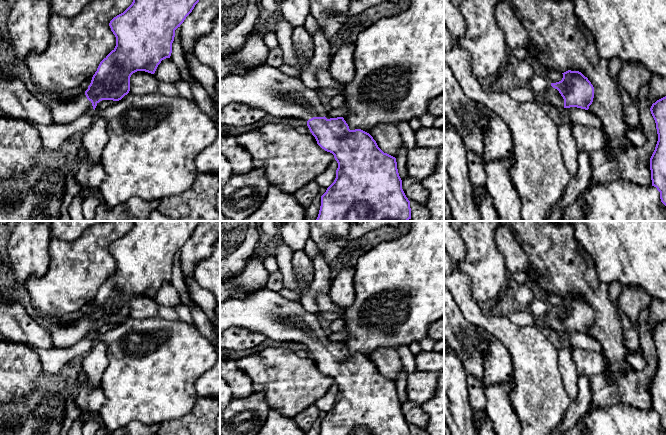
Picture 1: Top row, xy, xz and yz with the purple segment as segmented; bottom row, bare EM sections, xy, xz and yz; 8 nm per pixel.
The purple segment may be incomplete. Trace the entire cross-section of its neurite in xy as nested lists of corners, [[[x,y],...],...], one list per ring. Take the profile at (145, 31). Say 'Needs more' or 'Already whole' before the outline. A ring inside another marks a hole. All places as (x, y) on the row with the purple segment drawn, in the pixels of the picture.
Needs more. [[[133,0],[109,26],[116,37],[115,48],[100,62],[88,89],[70,98],[68,93],[53,96],[50,111],[55,124],[70,124],[84,114],[92,113],[102,100],[119,101],[130,91],[130,77],[137,71],[154,74],[162,60],[170,58],[175,30],[192,12],[199,0]]]

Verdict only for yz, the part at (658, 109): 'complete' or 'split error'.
complete

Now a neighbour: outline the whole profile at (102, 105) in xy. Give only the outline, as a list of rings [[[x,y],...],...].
[[[102,100],[102,101],[100,101],[95,108],[95,114],[98,114],[99,112],[105,110],[106,108],[108,108],[110,105],[112,105],[115,102],[117,102],[117,101],[113,101],[113,100]]]

